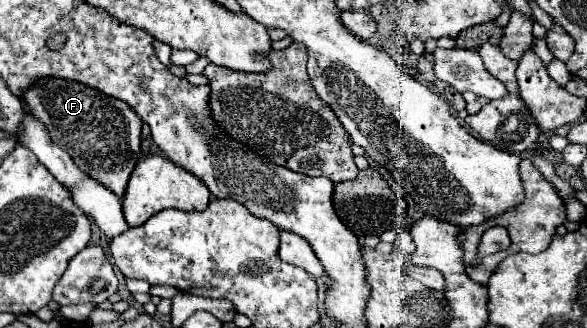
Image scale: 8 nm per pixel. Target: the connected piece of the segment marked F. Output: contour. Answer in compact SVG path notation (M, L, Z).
M39 79L25 95L27 107L41 119L51 139L75 159L75 165L91 179L103 183L117 197L123 197L127 181L141 155L141 119L127 103L103 95L67 79Z

